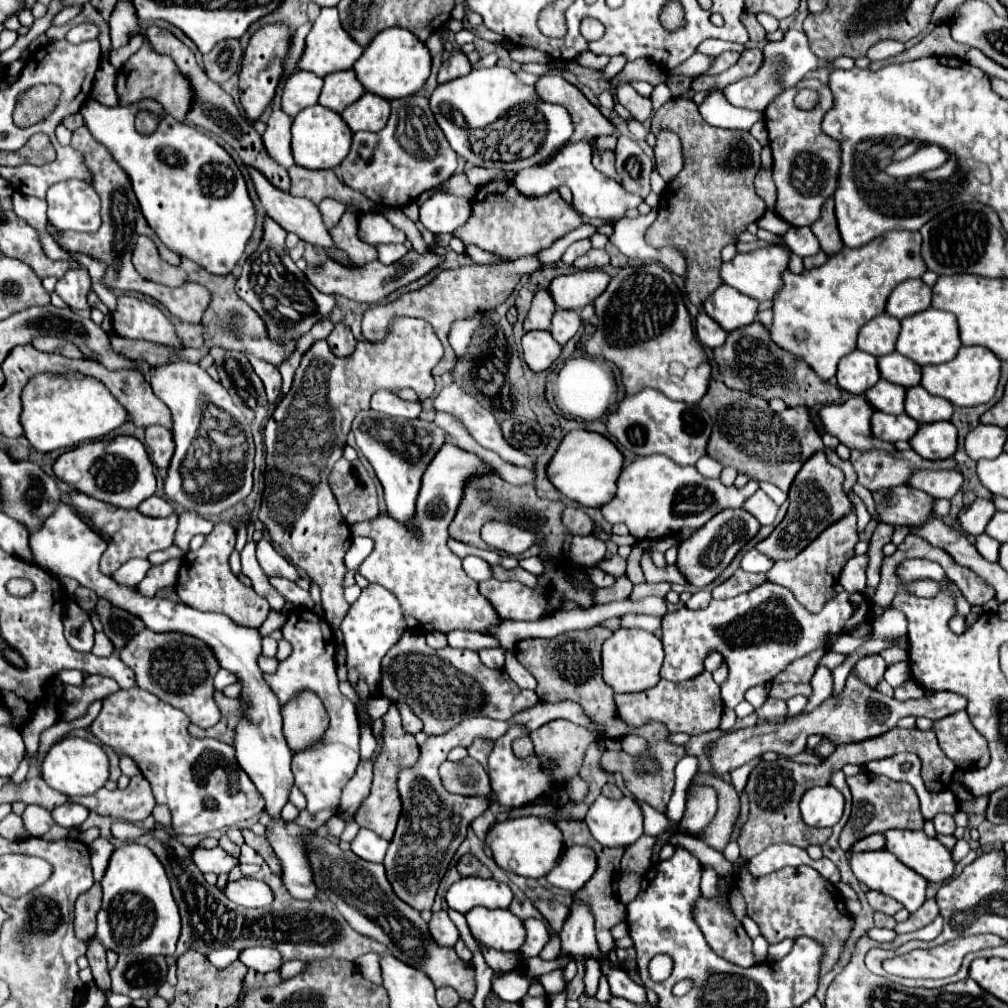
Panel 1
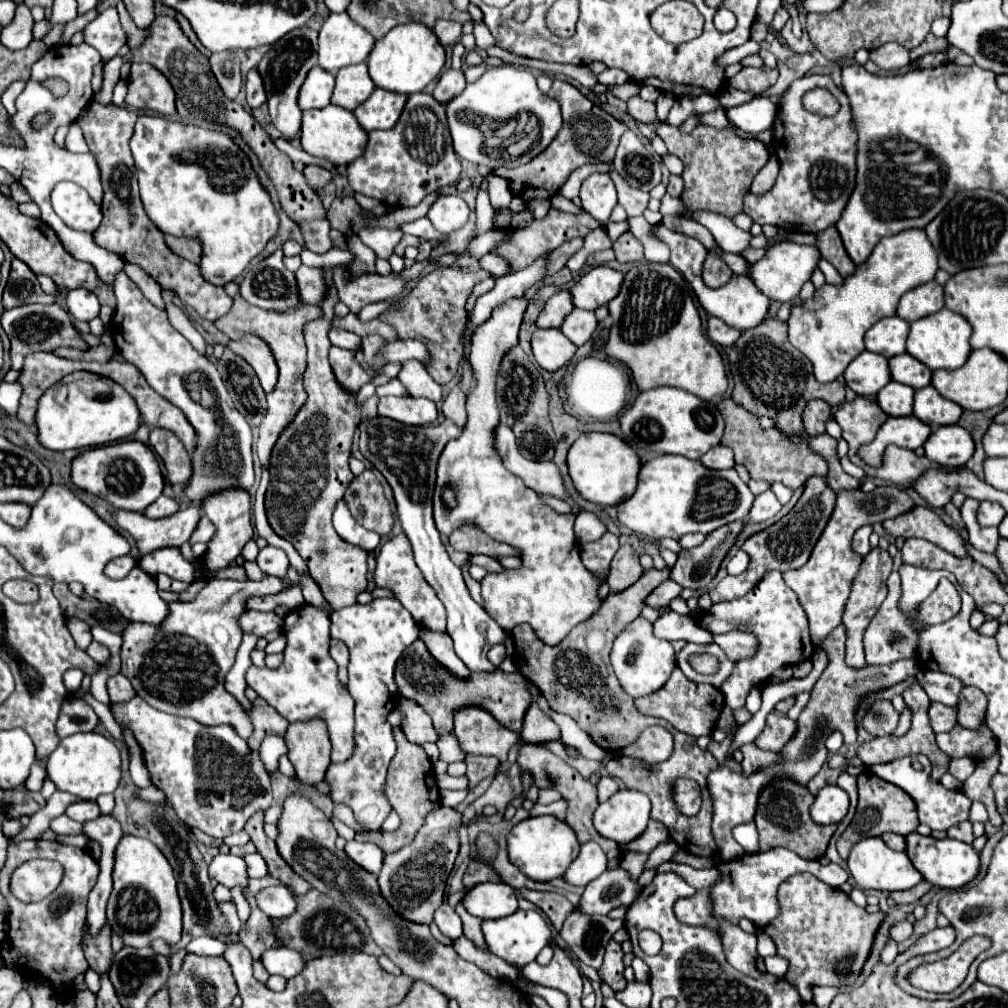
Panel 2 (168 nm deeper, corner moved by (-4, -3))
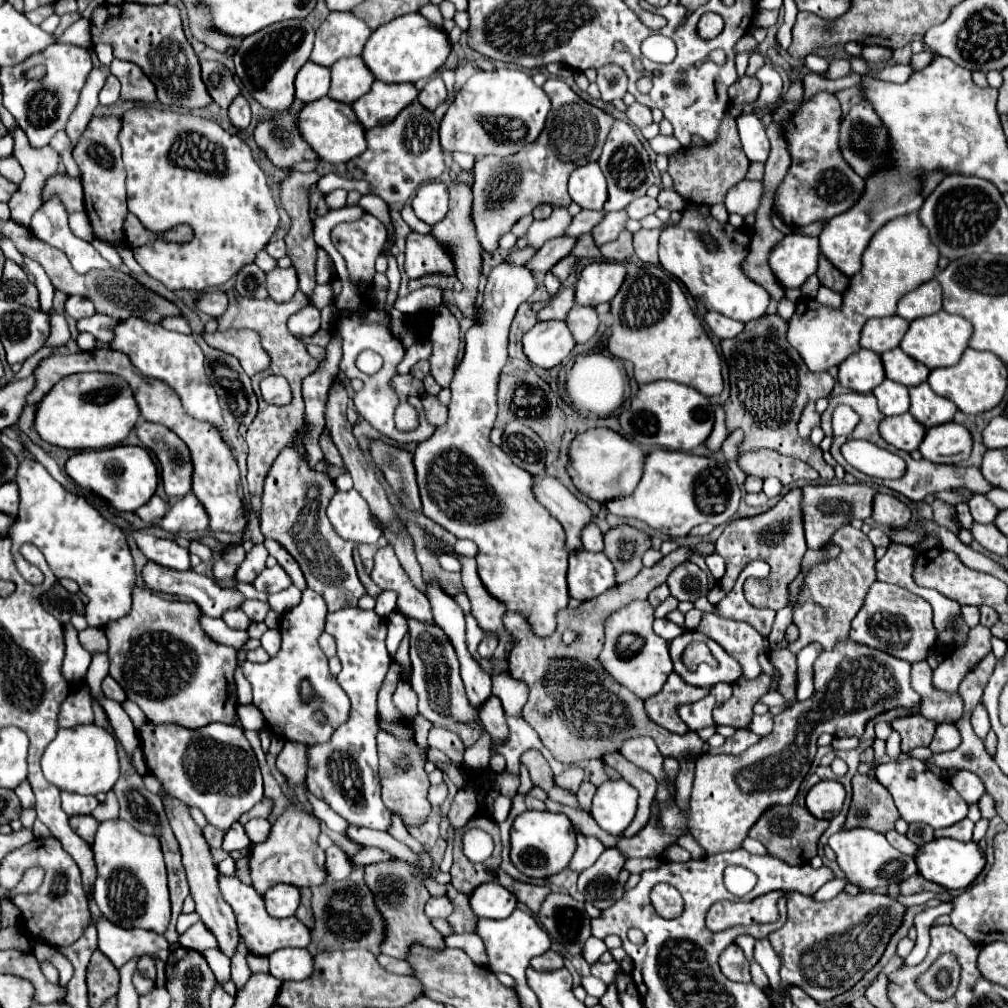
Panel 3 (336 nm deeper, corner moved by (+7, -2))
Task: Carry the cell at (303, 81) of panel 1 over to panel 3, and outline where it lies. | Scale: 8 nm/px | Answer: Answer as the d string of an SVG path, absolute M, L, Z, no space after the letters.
M307 61L295 77L295 99L301 103L311 103L327 95L329 91L329 69Z

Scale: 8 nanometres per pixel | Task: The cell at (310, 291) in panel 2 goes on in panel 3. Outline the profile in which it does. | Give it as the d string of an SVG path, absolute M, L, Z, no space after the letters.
M293 267L287 269L275 269L271 273L267 273L267 291L271 295L271 299L275 299L277 303L285 303L291 301L291 297L295 295L295 291L299 289L297 285L297 273Z

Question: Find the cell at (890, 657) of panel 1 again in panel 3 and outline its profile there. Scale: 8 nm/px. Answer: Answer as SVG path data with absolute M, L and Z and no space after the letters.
M849 639L837 645L833 651L821 651L815 661L815 693L807 701L795 701L779 715L775 715L773 731L763 737L757 745L749 747L741 755L711 755L705 753L697 759L691 811L687 817L679 811L675 801L669 797L669 789L663 773L663 755L651 737L627 739L621 753L627 761L645 769L657 779L655 799L661 803L661 813L657 821L649 821L647 827L631 837L621 837L619 851L625 859L631 857L657 857L669 845L677 841L683 831L689 831L707 855L717 855L725 851L735 851L747 837L751 825L759 819L763 809L779 803L791 805L801 781L805 779L811 761L815 757L815 737L829 733L833 737L861 737L863 727L875 715L895 709L895 707L915 707L919 705L919 695L909 683L911 665L899 661L889 653L867 649L865 645L855 645Z

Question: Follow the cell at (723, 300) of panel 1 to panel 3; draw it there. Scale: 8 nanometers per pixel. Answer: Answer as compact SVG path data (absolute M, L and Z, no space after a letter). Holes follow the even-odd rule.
M689 205L691 209L683 213L683 219L675 227L667 227L659 237L659 261L661 267L667 269L671 275L675 275L693 299L701 301L709 311L717 311L725 317L731 317L735 321L751 321L759 319L767 305L769 305L769 293L745 277L741 271L741 261L749 253L749 229L733 229L729 223L719 223L715 219L701 219L695 211L697 205ZM699 233L709 233L717 239L719 251L711 253L703 241L699 239Z

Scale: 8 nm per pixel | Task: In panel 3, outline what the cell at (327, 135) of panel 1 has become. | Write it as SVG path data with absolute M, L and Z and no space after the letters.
M321 97L319 101L307 103L299 113L299 133L309 143L309 147L327 163L347 163L365 151L365 129L359 125L353 109L329 97Z

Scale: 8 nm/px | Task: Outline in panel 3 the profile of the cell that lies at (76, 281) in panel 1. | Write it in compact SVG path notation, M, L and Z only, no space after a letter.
M71 295L71 297L67 297L67 301L65 301L65 313L67 313L69 317L73 317L75 321L79 321L79 319L83 319L83 317L91 317L91 315L95 313L95 309L93 309L91 301L87 301L87 299L79 297L79 295Z

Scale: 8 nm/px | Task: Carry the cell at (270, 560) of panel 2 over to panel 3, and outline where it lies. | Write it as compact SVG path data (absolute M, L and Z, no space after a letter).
M255 545L249 553L247 553L247 557L245 557L245 561L241 563L241 567L237 569L237 579L239 581L245 581L245 583L251 583L263 569L265 569L265 559L267 559L267 549L265 549L265 545Z

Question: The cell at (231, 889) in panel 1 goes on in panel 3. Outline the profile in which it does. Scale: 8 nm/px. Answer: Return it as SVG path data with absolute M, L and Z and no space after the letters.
M279 883L271 889L267 889L267 893L263 895L265 899L265 907L267 913L271 917L291 917L299 905L299 889L287 883Z

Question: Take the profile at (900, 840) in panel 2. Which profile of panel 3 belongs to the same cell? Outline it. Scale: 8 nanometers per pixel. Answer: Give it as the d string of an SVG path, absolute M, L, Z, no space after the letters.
M893 829L893 831L887 831L885 835L887 835L887 841L889 841L895 849L899 849L899 851L901 851L901 853L905 853L905 855L915 855L917 845L915 845L915 843L911 843L905 835L899 835L895 829Z

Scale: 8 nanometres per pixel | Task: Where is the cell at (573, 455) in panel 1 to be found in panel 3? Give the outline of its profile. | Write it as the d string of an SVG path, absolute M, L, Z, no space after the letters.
M589 429L571 441L567 473L583 495L599 503L607 503L611 499L633 493L643 473L643 457L643 451L619 433L611 429Z

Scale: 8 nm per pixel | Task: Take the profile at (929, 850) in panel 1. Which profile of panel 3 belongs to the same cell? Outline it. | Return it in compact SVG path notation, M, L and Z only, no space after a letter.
M933 839L917 849L915 863L917 863L917 871L927 881L939 883L945 889L965 889L973 883L973 879L985 867L985 857L979 851L977 843L973 843L973 841L963 843L963 841L955 841L955 839Z

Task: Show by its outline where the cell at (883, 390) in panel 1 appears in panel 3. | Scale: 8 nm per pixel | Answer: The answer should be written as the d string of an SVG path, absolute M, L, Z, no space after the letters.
M885 379L879 387L875 387L873 395L877 397L883 415L901 415L909 409L909 389L895 381Z

